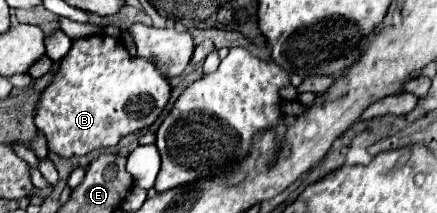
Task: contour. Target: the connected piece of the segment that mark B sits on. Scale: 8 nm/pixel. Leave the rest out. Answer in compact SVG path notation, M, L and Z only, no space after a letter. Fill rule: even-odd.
M92 34L88 38L78 38L72 42L70 52L62 58L58 72L54 74L52 82L44 88L40 100L36 102L34 124L40 132L44 132L48 140L48 150L62 156L84 156L92 150L116 146L120 138L150 126L160 112L164 110L166 102L170 100L170 84L168 80L148 62L146 58L130 56L126 46L112 36Z

